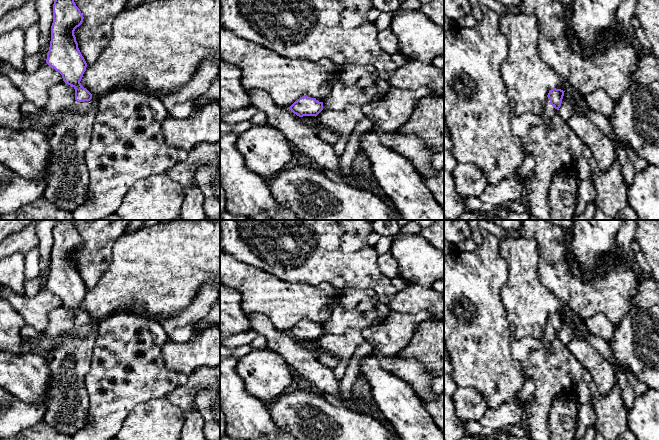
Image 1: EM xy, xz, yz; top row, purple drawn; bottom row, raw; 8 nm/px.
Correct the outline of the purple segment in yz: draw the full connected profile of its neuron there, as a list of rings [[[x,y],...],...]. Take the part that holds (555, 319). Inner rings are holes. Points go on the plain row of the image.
[[[553,312],[549,315],[546,323],[546,331],[542,339],[547,349],[550,348],[552,341],[559,334],[564,320],[564,316],[565,315],[556,312]]]

